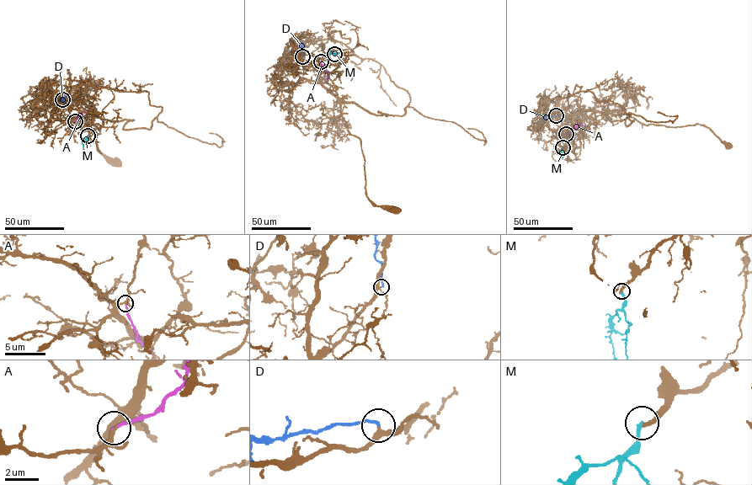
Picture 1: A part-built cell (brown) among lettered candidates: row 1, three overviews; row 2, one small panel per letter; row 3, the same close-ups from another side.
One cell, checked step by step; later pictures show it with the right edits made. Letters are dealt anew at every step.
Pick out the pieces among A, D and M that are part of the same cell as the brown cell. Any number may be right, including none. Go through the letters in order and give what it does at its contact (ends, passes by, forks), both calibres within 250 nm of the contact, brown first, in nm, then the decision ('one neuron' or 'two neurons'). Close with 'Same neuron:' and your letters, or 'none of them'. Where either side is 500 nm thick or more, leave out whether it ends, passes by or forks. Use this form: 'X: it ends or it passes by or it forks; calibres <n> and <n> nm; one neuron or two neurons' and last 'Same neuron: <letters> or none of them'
A: it ends; calibres 150 and 170 nm; two neurons
D: it ends; calibres 190 and 150 nm; two neurons
M: it ends; calibres 260 and 240 nm; two neurons
Same neuron: none of them

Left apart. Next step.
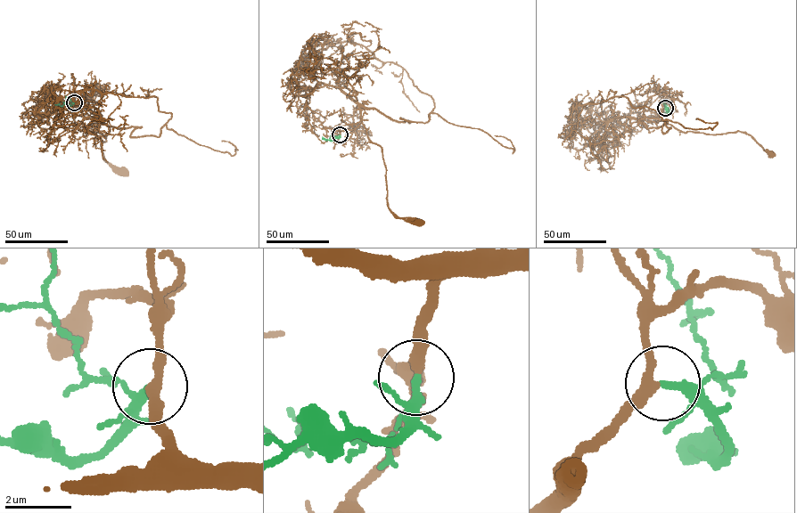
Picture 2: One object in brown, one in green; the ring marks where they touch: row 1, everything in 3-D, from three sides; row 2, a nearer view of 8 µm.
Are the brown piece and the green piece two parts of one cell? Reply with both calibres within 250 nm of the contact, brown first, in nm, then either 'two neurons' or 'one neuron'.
300/280 nm | one neuron

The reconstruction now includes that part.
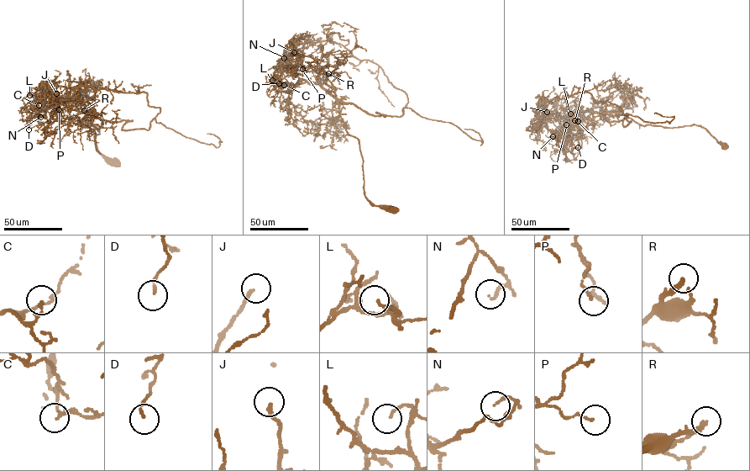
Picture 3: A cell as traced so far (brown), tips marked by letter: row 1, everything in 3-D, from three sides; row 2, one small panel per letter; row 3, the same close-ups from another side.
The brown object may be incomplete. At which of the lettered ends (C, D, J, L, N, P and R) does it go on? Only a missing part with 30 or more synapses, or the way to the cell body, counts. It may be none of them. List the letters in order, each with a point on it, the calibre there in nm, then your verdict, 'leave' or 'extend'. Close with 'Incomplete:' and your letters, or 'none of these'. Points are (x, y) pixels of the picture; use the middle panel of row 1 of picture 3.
C: place (284, 85); calibre 130 nm; leave
D: place (279, 83); calibre 120 nm; leave
J: place (294, 52); calibre 180 nm; extend
L: place (272, 80); calibre 140 nm; leave
N: place (284, 58); calibre 140 nm; leave
P: place (302, 69); calibre 100 nm; leave
R: place (328, 73); calibre 280 nm; extend
Incomplete: J, R

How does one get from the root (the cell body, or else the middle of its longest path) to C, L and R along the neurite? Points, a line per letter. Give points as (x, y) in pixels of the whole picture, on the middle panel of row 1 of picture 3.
C: (394, 209), (376, 206), (364, 194), (359, 141), (347, 131), (337, 100), (317, 84), (284, 85)
L: (394, 209), (364, 194), (359, 141), (347, 131), (337, 100), (318, 84), (291, 84), (280, 92), (272, 80)
R: (394, 209), (376, 206), (364, 194), (359, 141), (348, 133), (338, 102), (319, 81), (322, 70), (328, 73)

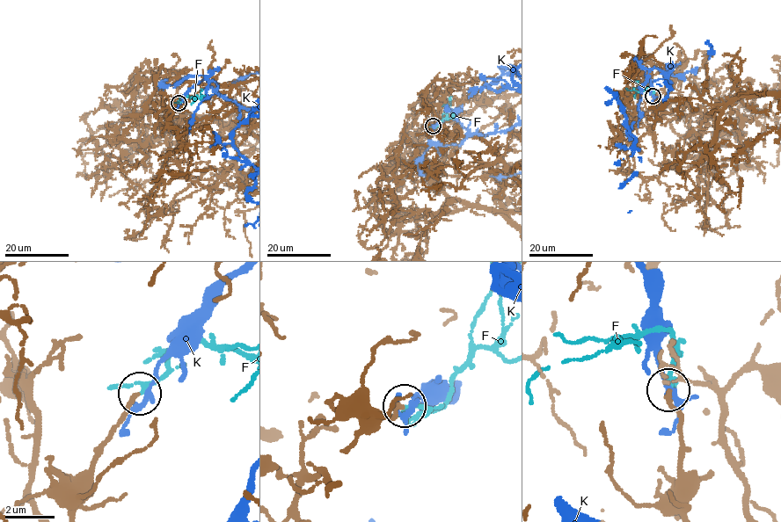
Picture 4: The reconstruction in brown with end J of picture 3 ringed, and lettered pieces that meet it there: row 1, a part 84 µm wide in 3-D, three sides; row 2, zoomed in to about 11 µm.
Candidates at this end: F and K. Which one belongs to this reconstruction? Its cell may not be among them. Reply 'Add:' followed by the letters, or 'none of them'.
Add: F

